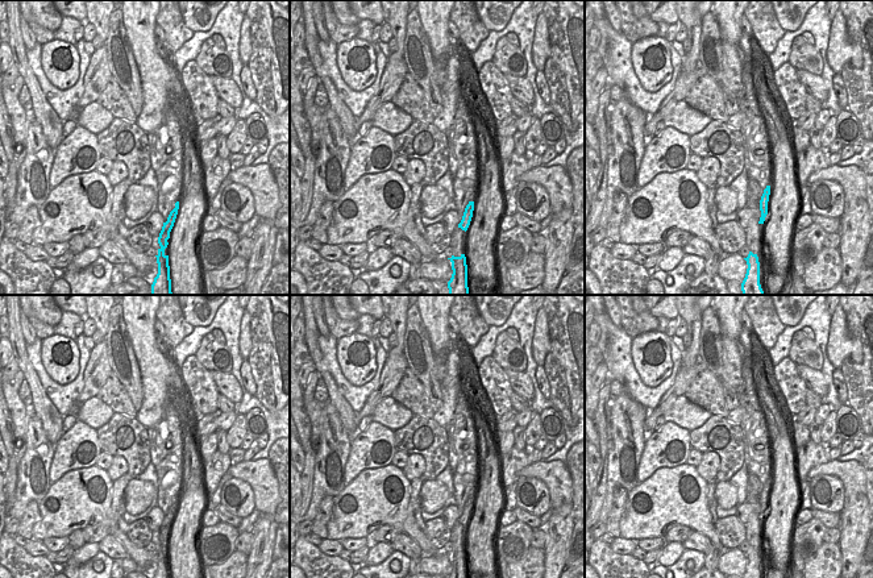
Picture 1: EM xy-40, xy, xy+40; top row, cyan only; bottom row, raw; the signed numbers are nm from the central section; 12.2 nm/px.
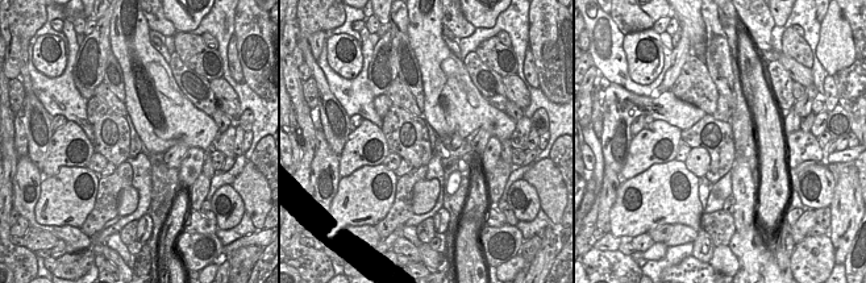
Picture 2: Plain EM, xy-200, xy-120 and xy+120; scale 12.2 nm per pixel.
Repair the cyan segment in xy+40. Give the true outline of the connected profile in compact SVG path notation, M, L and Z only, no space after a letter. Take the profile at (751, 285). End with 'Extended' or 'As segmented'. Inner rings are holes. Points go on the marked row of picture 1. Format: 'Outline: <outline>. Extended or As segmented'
Outline: M749 251L747 261L748 269L741 283L743 295L764 295L760 284L760 262L757 254Z. As segmented

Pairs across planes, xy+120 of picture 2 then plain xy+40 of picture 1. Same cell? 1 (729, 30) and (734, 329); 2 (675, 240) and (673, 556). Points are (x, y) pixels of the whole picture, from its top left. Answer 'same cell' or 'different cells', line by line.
1: different cells
2: different cells

